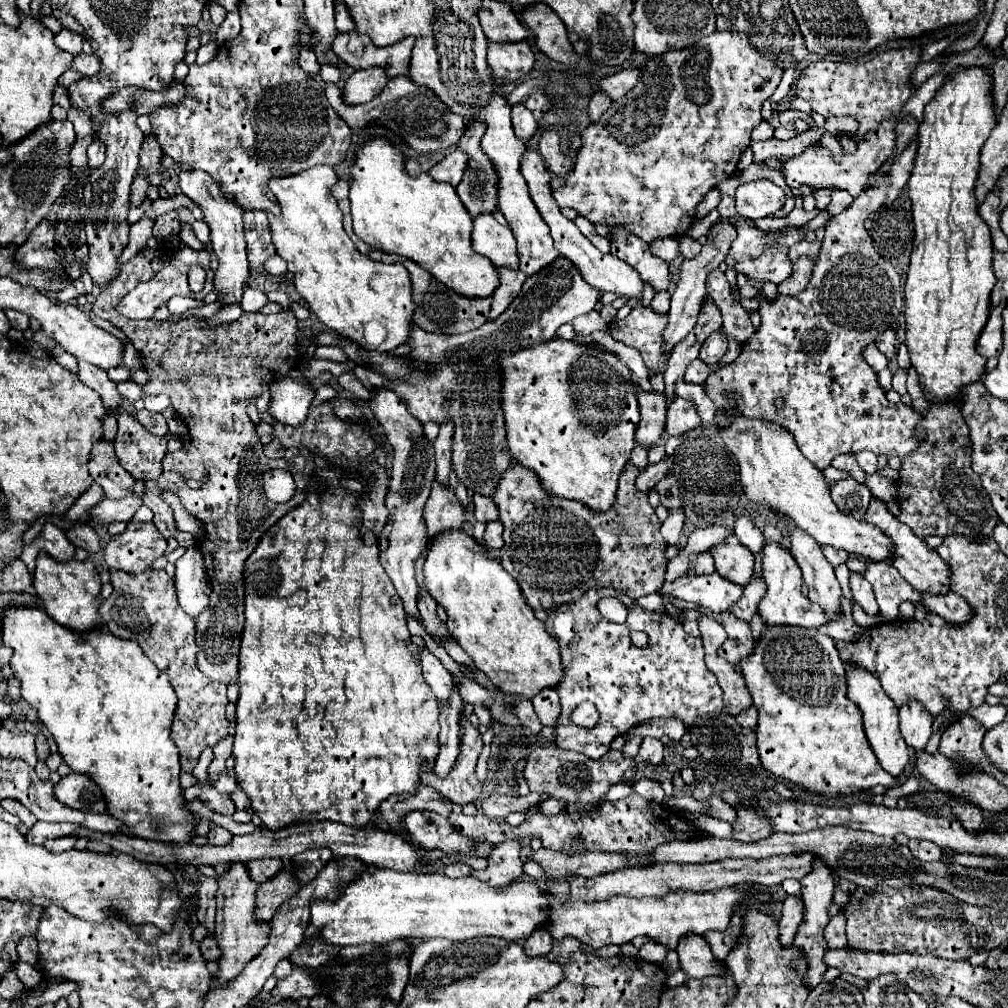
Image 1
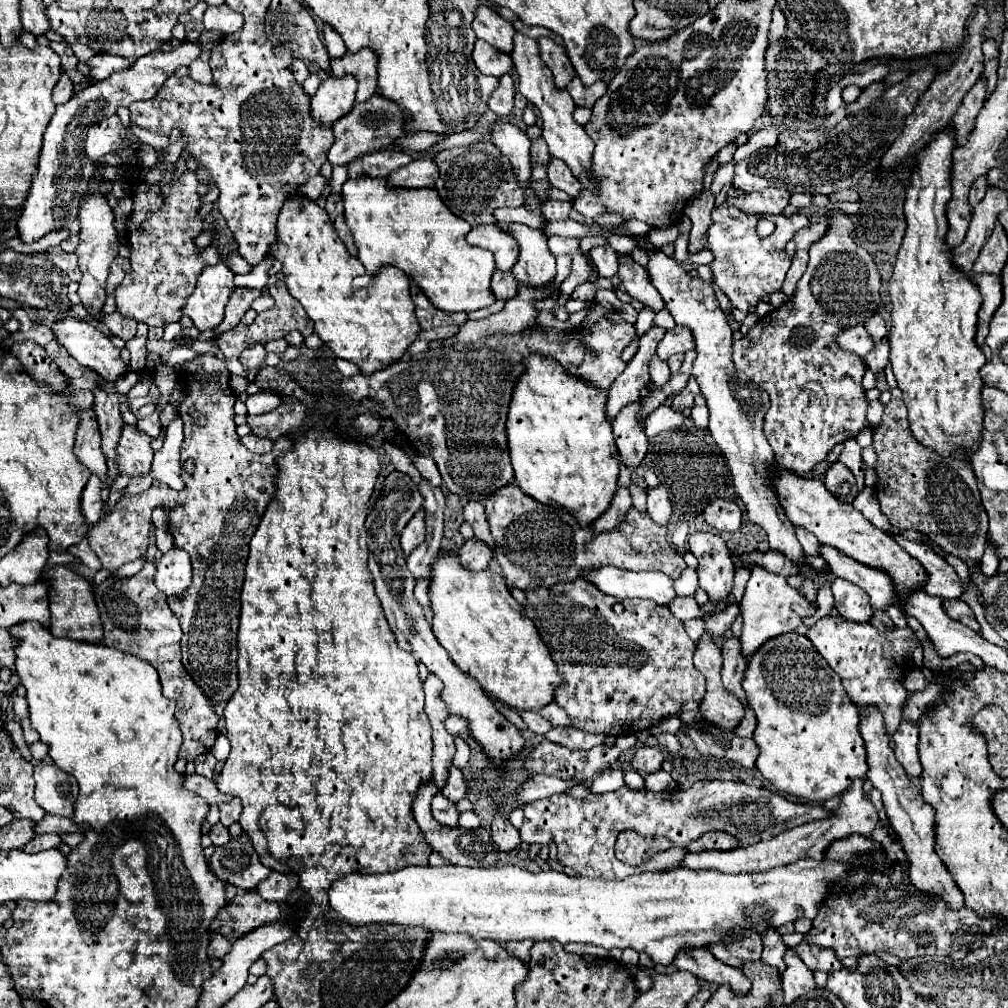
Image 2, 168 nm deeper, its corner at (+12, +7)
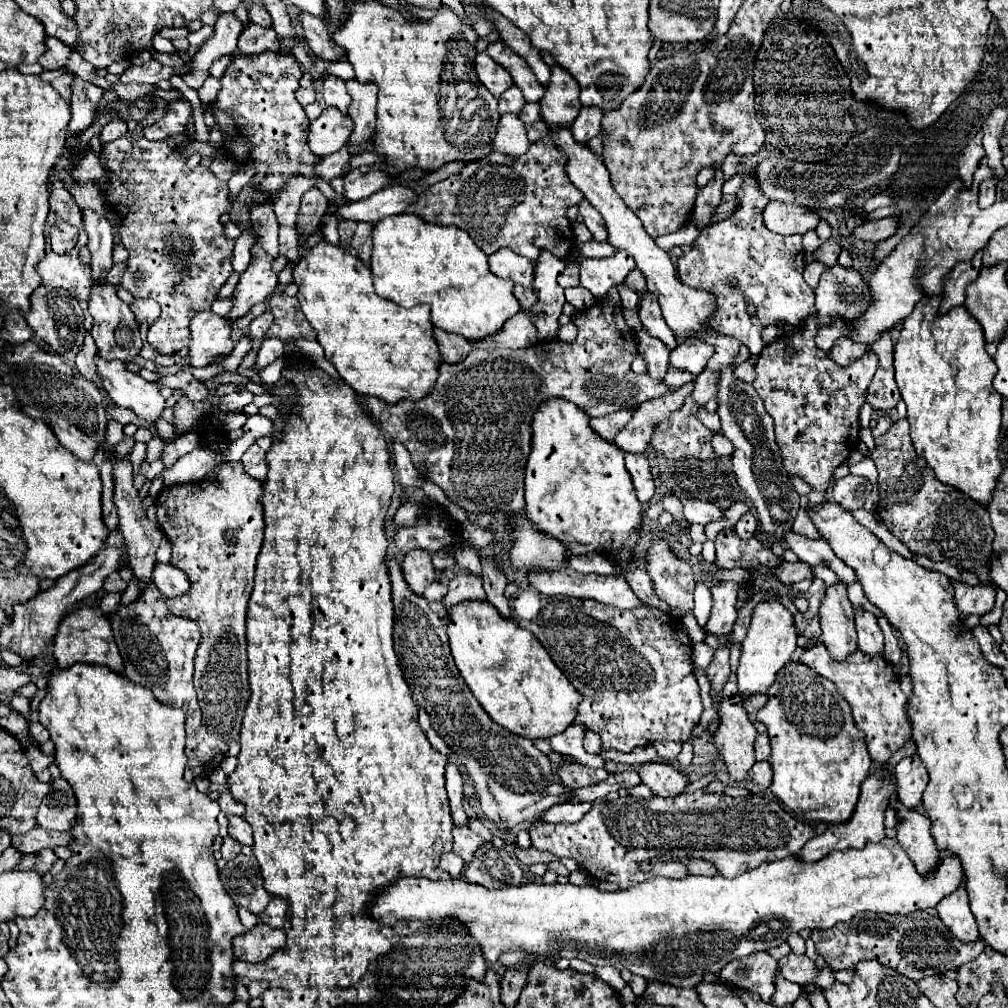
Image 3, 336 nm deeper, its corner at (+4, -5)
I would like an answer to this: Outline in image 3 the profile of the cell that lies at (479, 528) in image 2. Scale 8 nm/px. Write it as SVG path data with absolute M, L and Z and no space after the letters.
M481 559L483 565L483 589L487 593L487 601L497 607L503 617L511 617L509 599L503 595L507 587L507 577L503 571L497 571L497 563L493 559Z

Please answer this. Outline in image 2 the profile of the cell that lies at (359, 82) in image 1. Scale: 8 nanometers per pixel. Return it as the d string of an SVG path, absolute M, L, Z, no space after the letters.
M353 77L325 79L311 97L311 117L321 127L331 127L353 109L357 81Z

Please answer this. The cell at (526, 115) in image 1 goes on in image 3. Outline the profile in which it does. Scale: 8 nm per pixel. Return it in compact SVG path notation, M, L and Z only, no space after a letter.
M511 85L501 97L499 97L499 115L505 115L505 113L515 113L519 115L521 107L525 105L525 99L519 91L517 85Z

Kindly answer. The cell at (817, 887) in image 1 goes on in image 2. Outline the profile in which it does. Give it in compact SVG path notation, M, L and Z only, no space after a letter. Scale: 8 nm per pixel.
M787 951L785 963L787 969L783 973L783 1005L789 1007L801 995L807 995L811 989L815 989L815 981L813 971L809 971L809 967L805 967L805 963L801 963L801 959L797 959L797 955L791 951Z

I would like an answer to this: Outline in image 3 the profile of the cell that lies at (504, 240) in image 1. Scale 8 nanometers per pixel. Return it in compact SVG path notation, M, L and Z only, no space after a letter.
M505 247L489 255L489 267L495 275L503 279L511 279L523 287L531 287L533 283L533 263Z

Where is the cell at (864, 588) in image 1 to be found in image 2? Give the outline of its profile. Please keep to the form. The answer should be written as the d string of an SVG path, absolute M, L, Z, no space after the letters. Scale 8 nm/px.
M835 579L831 589L835 597L835 609L843 619L855 623L871 621L873 609L865 591L853 587L851 583L845 583L845 579Z

